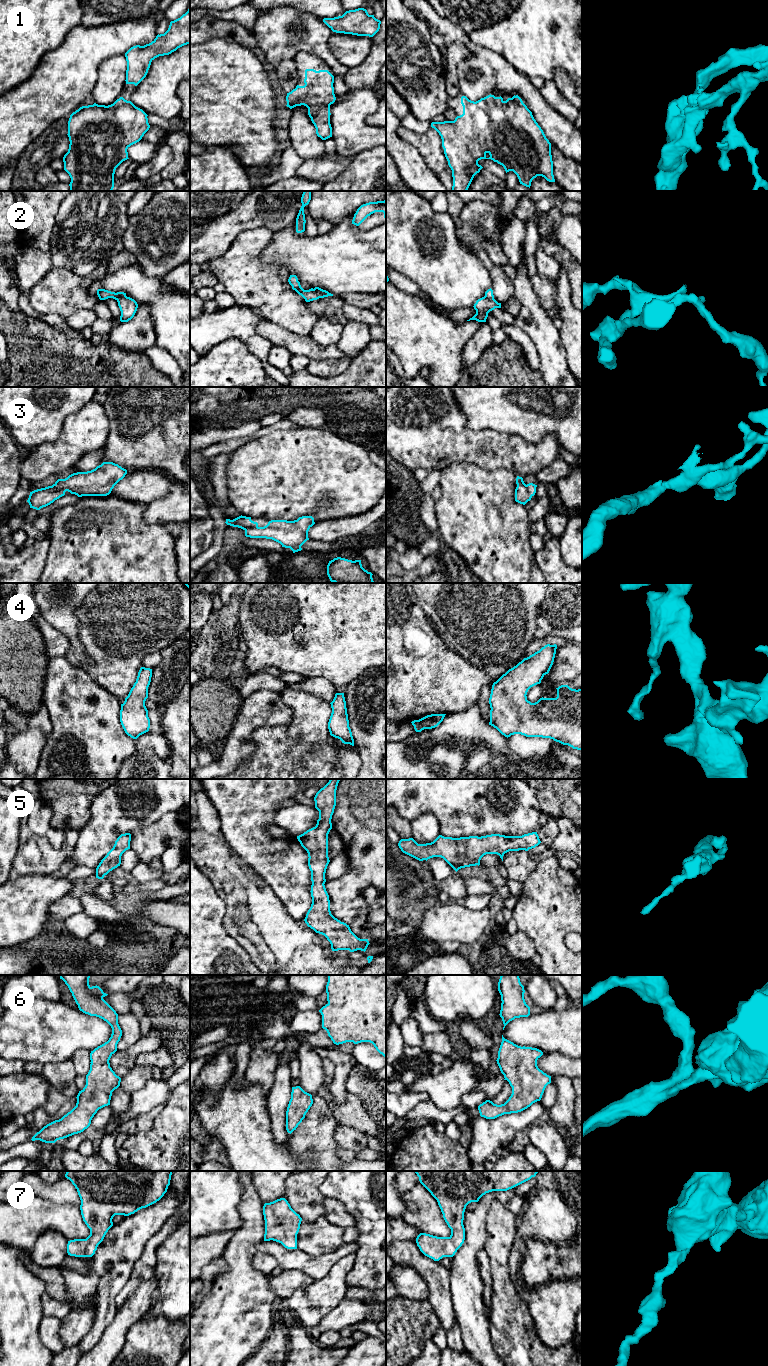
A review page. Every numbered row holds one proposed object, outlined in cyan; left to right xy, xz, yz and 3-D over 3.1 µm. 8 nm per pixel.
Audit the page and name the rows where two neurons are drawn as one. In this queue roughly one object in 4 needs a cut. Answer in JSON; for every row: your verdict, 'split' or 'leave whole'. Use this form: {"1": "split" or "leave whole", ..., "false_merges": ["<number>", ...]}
{"1": "leave whole", "2": "split", "3": "leave whole", "4": "leave whole", "5": "leave whole", "6": "leave whole", "7": "leave whole", "false_merges": ["2"]}

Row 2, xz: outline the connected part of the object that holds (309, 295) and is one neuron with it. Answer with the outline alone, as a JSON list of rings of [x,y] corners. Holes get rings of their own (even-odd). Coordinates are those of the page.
[[[290,275],[288,282],[292,286],[292,289],[295,290],[299,295],[301,295],[306,302],[317,300],[323,297],[322,294],[320,294],[318,291],[316,291],[313,288],[309,290],[304,290],[301,287],[300,282],[298,281],[296,275]]]

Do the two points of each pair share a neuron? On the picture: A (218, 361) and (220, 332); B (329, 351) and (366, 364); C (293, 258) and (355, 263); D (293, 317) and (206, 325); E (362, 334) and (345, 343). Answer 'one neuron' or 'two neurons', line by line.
A: two neurons
B: two neurons
C: one neuron
D: two neurons
E: one neuron

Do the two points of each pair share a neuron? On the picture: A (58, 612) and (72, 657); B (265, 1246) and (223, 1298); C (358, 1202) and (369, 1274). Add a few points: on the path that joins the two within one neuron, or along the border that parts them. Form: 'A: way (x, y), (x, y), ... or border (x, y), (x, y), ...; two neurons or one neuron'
A: way (67, 623), (74, 639), (74, 646); one neuron
B: border (263, 1240), (257, 1245), (256, 1250); two neurons
C: way (369, 1220), (369, 1256); one neuron

